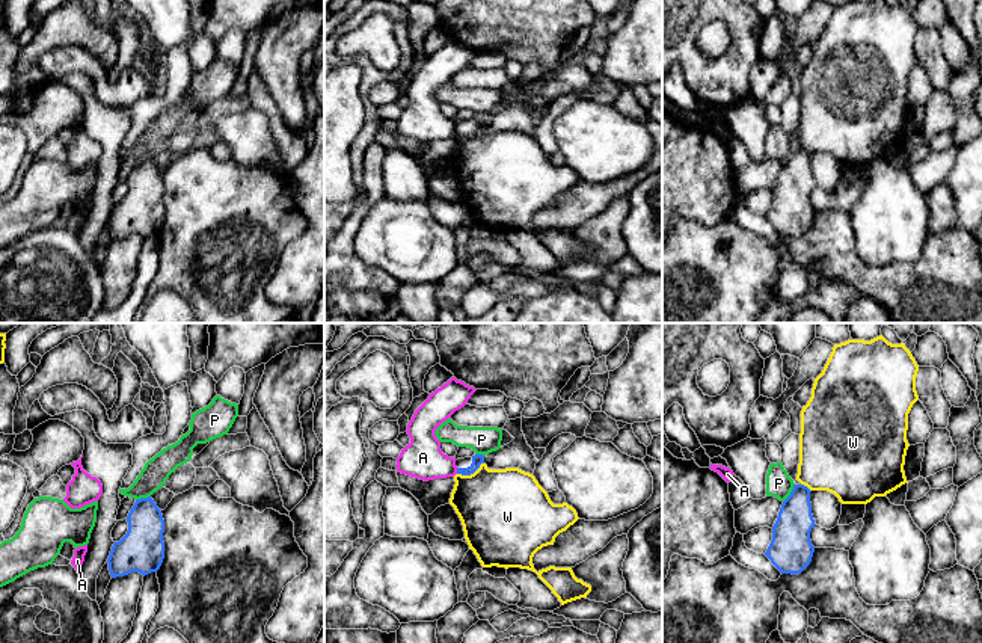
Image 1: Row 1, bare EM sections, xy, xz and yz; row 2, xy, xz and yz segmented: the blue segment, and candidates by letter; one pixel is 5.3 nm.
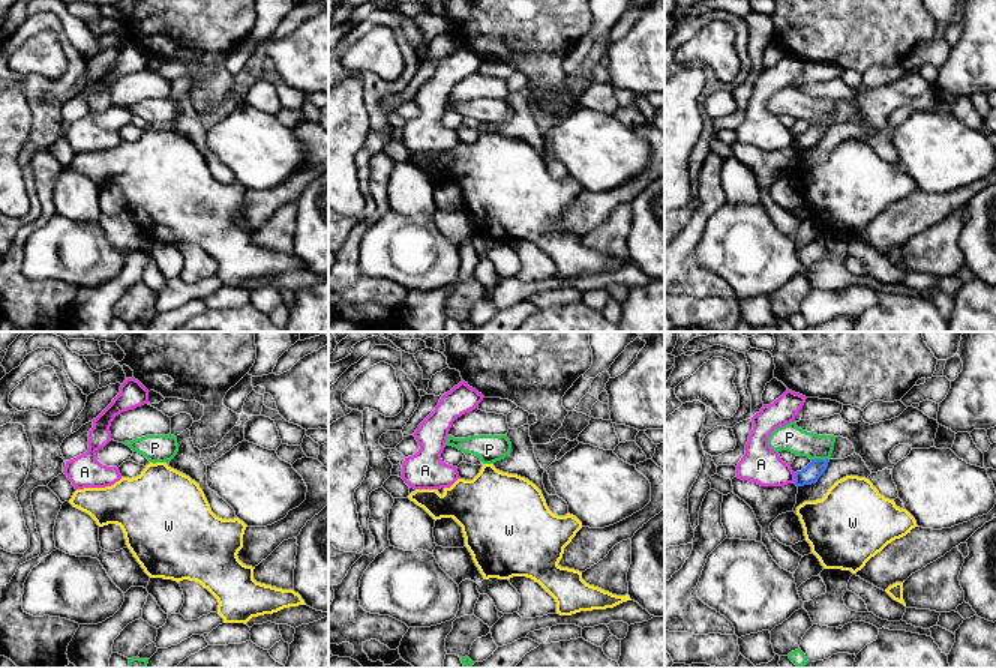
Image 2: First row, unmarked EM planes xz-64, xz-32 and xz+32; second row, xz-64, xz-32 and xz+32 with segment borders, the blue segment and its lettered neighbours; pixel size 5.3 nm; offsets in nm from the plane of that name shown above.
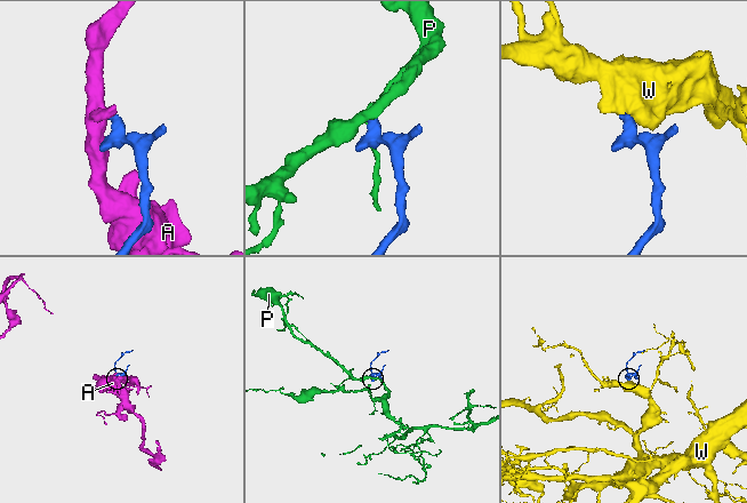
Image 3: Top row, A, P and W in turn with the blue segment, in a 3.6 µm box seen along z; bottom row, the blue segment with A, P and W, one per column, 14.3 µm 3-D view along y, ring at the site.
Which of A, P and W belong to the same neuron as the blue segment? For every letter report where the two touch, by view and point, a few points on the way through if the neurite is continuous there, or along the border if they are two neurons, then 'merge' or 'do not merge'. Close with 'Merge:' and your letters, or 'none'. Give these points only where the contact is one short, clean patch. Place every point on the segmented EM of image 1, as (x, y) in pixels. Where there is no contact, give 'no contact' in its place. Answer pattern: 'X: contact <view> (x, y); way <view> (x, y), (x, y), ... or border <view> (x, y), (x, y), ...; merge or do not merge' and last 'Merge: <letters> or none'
A: contact xz (457, 471); border xz (456, 468), (457, 473); do not merge
P: contact yz (791, 492); border yz (794, 483), (794, 488), (783, 501); do not merge
W: contact xz (469, 474); border xz (483, 462), (469, 474), (457, 474); do not merge
Merge: none

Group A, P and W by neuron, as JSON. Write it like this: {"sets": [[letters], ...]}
{"sets": [["A"], ["P"], ["W"]]}

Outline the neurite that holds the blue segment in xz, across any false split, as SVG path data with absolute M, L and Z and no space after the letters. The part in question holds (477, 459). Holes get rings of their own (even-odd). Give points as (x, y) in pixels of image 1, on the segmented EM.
M475 454L472 457L465 457L465 459L457 459L456 460L457 474L471 475L480 468L481 463L484 463L483 454Z

